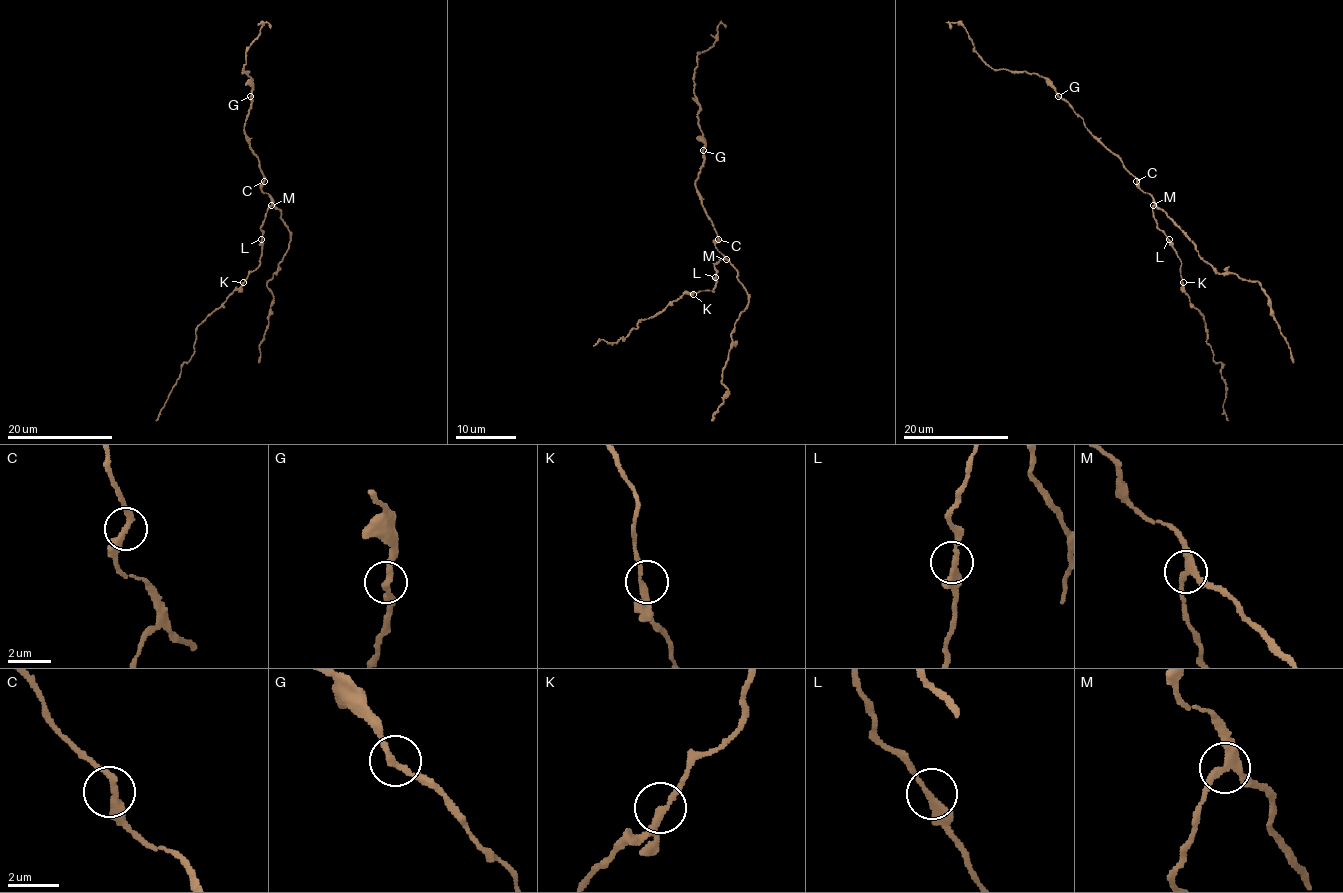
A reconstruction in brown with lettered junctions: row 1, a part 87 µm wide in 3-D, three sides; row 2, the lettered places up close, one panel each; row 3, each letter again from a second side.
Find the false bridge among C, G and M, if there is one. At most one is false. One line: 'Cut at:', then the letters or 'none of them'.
Cut at: M

